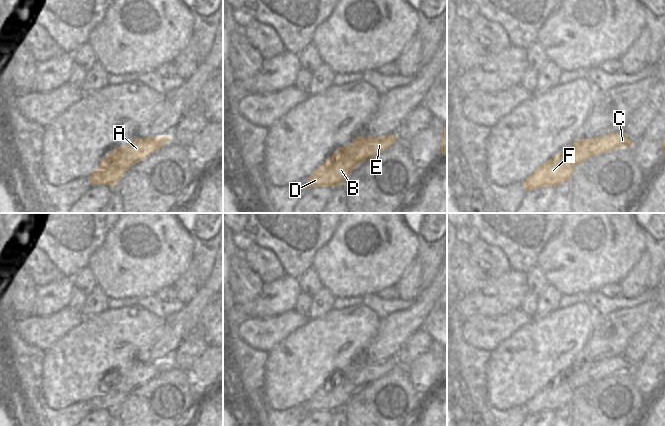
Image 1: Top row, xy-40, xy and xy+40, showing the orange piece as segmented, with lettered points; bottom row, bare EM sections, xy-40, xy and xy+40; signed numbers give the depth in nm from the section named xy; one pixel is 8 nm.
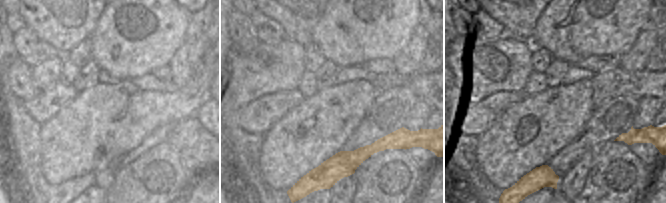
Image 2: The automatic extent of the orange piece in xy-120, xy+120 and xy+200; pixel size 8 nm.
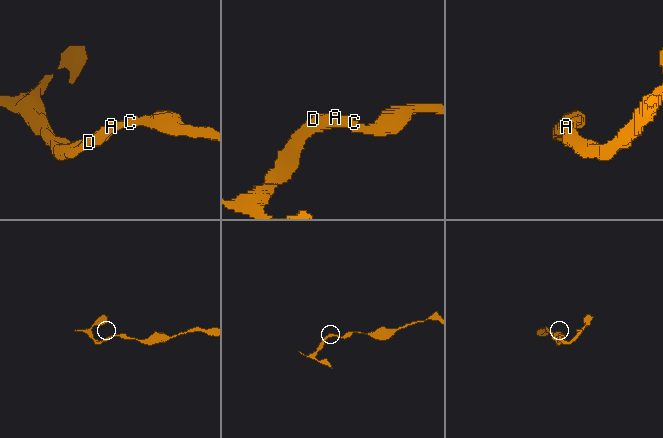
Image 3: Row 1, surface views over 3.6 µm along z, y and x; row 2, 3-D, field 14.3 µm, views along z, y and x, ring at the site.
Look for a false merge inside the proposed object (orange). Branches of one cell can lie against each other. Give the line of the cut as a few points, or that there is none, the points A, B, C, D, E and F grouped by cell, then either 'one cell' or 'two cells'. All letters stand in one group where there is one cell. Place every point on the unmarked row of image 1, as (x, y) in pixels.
no cut | A B C D E F | one cell

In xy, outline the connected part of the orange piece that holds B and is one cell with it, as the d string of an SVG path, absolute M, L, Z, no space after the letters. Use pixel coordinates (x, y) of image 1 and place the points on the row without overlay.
M396 359L387 361L357 361L347 371L340 371L335 379L316 393L306 404L311 411L337 411L344 409L356 391L397 366Z

